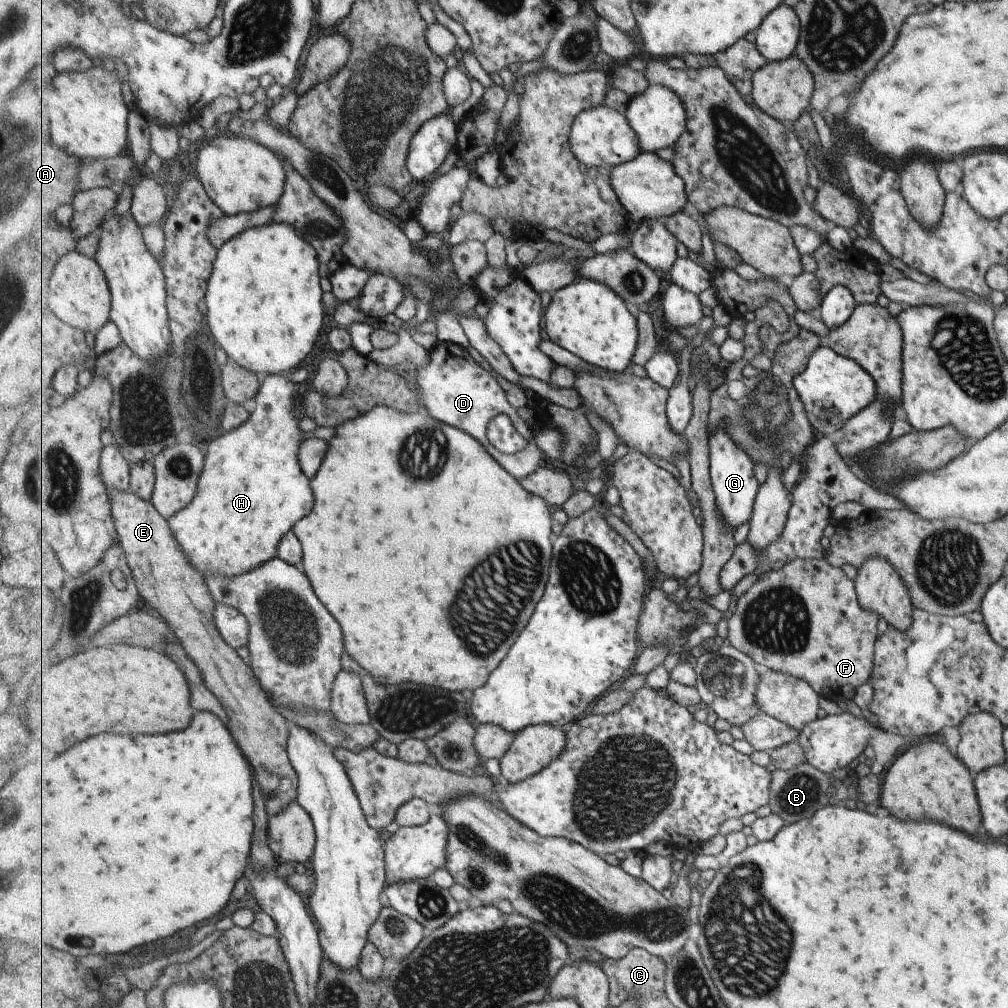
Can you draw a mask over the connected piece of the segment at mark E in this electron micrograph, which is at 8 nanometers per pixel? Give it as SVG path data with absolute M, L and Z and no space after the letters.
M109 491L111 511L118 528L120 546L126 552L126 558L138 584L140 594L148 601L149 606L157 610L161 617L173 628L175 635L182 642L186 654L196 663L203 674L206 686L221 702L227 712L228 728L233 734L238 746L242 748L246 758L256 772L256 778L267 800L268 815L277 815L297 802L298 774L292 766L288 754L287 742L290 736L289 724L275 708L271 698L254 676L252 666L247 666L241 656L237 656L235 648L229 646L219 633L214 620L216 601L207 587L205 576L191 563L183 551L178 539L173 535L169 522L157 511L153 502L143 499L131 491Z

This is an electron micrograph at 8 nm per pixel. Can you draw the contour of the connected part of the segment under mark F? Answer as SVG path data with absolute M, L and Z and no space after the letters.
M825 559L791 561L777 570L767 571L741 595L736 611L722 630L732 646L749 655L759 667L794 675L829 700L844 698L870 678L877 632L878 616L857 604L853 584L840 568Z

